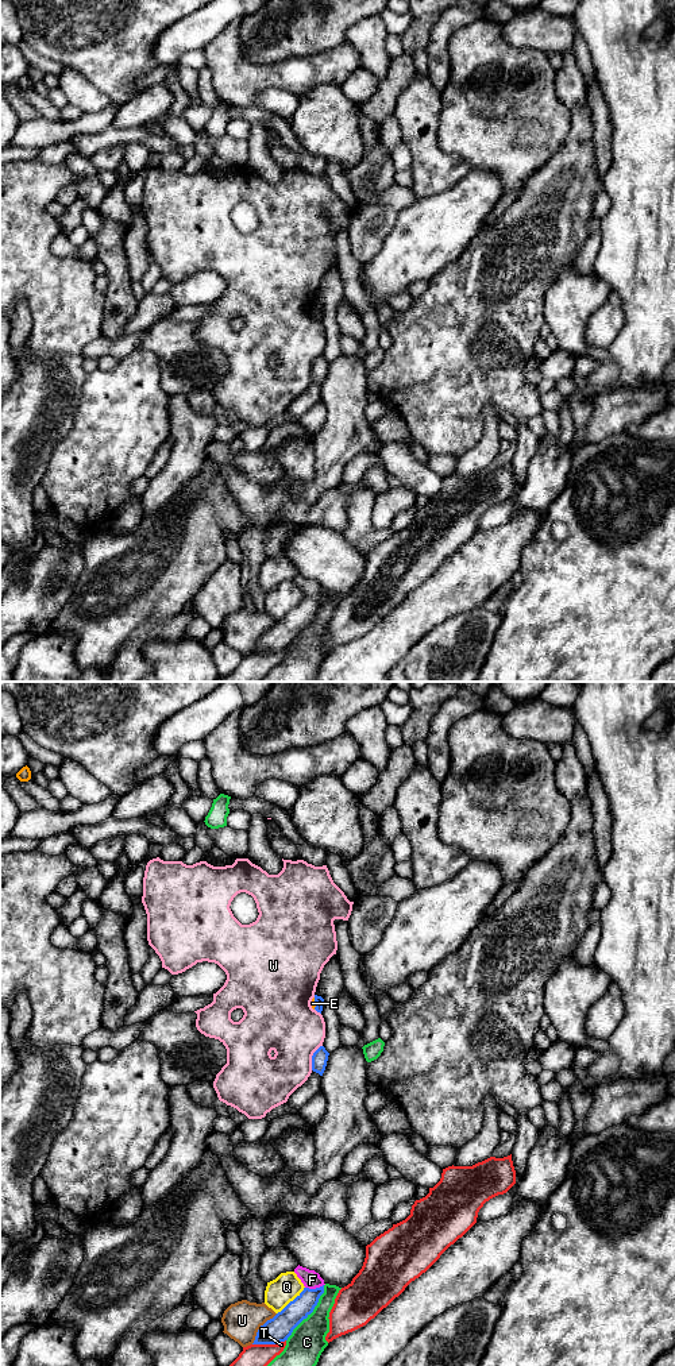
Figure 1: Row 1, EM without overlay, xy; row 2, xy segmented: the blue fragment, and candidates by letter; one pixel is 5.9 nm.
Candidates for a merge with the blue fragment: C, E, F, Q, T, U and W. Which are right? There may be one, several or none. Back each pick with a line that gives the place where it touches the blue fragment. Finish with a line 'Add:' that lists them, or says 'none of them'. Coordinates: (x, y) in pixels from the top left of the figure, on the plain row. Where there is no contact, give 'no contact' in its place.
Add: none of them

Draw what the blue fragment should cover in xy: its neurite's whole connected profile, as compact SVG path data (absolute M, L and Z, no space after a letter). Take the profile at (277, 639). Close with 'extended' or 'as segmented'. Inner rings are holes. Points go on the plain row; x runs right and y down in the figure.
M324 594L316 598L304 597L281 621L261 634L252 653L278 653L288 649L293 638L313 621L323 602Z; as segmented

